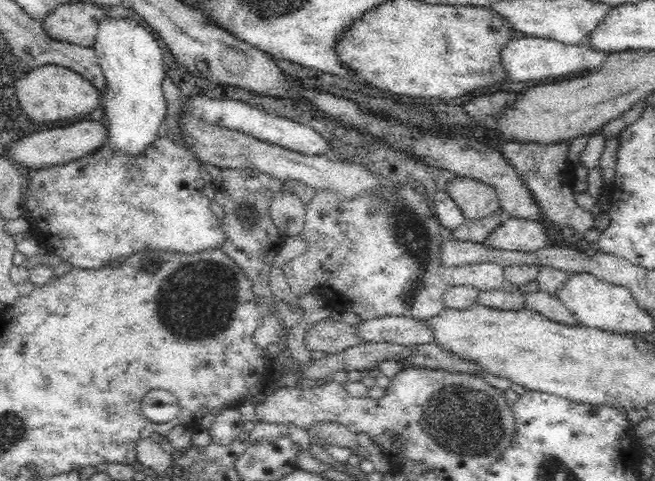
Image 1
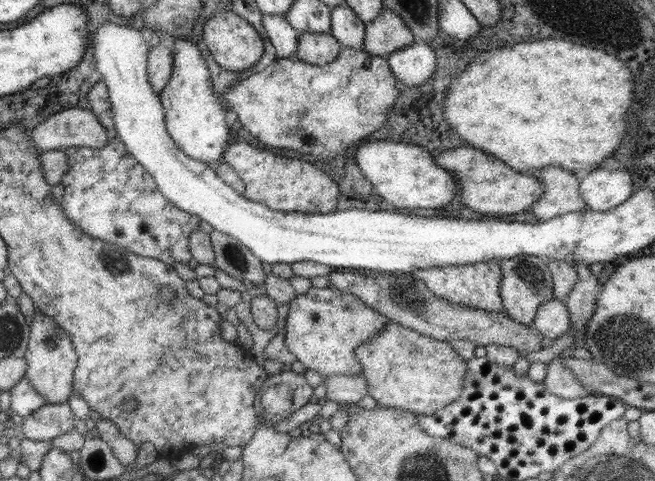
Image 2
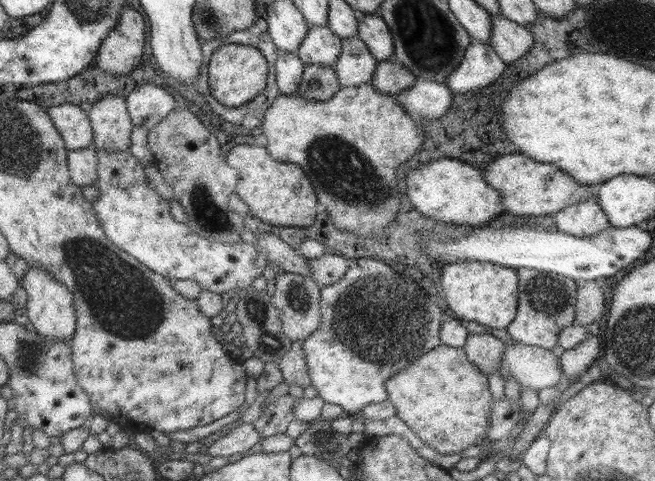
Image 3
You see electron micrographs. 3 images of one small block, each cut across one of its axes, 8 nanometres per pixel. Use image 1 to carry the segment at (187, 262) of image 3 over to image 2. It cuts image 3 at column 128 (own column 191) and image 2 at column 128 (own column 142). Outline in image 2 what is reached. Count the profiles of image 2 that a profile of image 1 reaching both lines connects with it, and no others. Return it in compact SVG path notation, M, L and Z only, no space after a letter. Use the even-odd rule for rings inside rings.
M117 136L108 140L101 149L70 147L63 151L66 154L67 171L59 181L64 188L59 204L77 230L93 240L115 244L137 256L154 258L171 267L177 262L187 263L191 260L188 238L190 232L198 228L200 218L172 205L158 191L150 174L137 164L133 156L129 156Z

